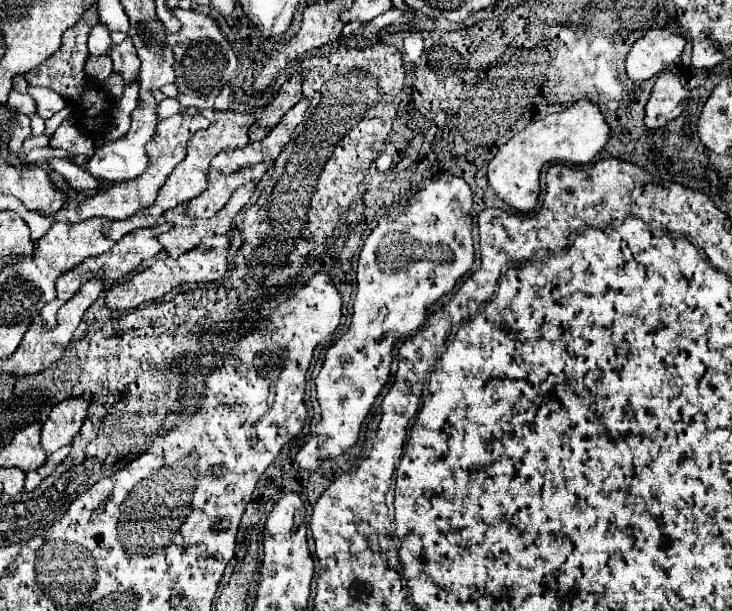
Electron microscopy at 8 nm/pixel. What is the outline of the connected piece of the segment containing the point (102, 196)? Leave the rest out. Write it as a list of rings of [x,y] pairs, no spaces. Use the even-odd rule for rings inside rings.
[[[172,115],[164,121],[160,121],[156,125],[156,135],[154,139],[146,145],[146,153],[148,153],[148,169],[132,179],[132,181],[118,181],[118,183],[104,183],[96,193],[92,193],[90,197],[86,197],[84,201],[80,201],[76,209],[70,209],[70,207],[64,207],[62,211],[54,213],[54,215],[42,215],[42,213],[32,213],[32,211],[24,211],[22,217],[24,221],[28,223],[30,227],[30,233],[32,233],[32,239],[34,243],[38,241],[38,237],[42,237],[50,227],[52,223],[56,221],[62,221],[62,223],[78,223],[78,221],[84,221],[84,219],[90,219],[90,217],[108,217],[108,219],[126,219],[146,207],[150,207],[154,201],[156,201],[156,195],[160,191],[160,187],[164,185],[166,177],[172,173],[172,169],[186,157],[186,145],[188,141],[192,139],[192,135],[200,129],[206,129],[210,123],[206,117],[202,115],[196,115],[196,117],[186,117],[186,115]]]

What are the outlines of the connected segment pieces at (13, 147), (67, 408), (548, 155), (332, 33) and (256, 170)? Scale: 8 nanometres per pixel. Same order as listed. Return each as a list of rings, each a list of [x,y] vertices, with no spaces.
[[[16,115],[12,119],[12,131],[10,131],[10,139],[8,139],[10,151],[20,153],[22,151],[22,143],[28,137],[32,137],[32,133],[30,133],[30,119],[24,117],[24,115]]]
[[[90,395],[72,397],[52,407],[48,421],[42,427],[42,449],[50,455],[60,447],[72,443],[74,435],[86,421]]]
[[[582,99],[570,109],[554,115],[546,115],[540,121],[532,121],[524,131],[514,135],[500,147],[496,157],[488,163],[488,183],[496,197],[508,203],[518,213],[532,213],[540,195],[540,175],[546,161],[568,161],[572,165],[588,165],[596,153],[604,149],[610,137],[610,127],[604,121],[600,109]]]
[[[310,5],[302,13],[300,33],[288,43],[288,59],[294,57],[294,47],[322,47],[340,37],[344,23],[340,21],[338,11],[328,5]]]
[[[254,165],[244,167],[240,171],[234,171],[230,175],[224,175],[216,171],[214,167],[208,173],[208,189],[188,201],[188,217],[212,217],[216,215],[232,197],[232,193],[244,185],[244,183],[258,183],[262,175],[266,173],[266,165]]]

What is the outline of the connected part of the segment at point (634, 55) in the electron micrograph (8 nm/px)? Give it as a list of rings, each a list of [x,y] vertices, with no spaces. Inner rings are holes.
[[[652,29],[644,37],[640,37],[628,57],[626,57],[626,73],[632,81],[646,81],[658,75],[664,67],[672,65],[682,49],[686,39],[682,35],[670,33],[668,29]]]

